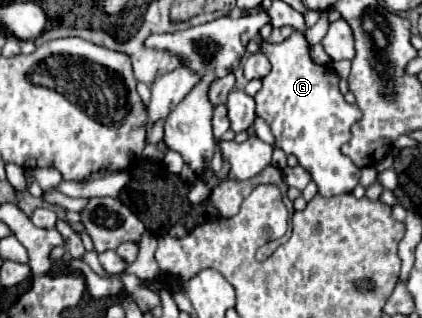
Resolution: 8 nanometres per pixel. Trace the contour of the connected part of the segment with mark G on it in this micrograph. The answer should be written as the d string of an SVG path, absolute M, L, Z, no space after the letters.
M294 32L280 44L264 42L262 52L268 56L272 70L262 80L264 86L254 98L256 116L270 126L276 136L276 146L286 154L294 154L300 166L312 174L322 196L352 192L360 180L360 168L352 164L340 148L348 142L350 126L360 118L360 110L340 94L338 76L328 66L312 62L302 32Z

